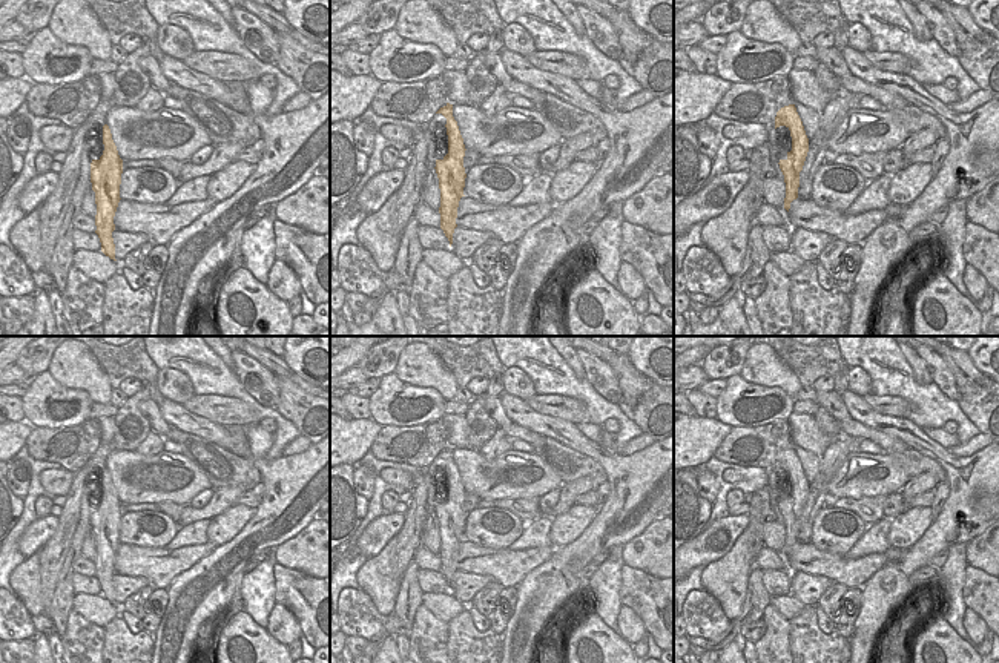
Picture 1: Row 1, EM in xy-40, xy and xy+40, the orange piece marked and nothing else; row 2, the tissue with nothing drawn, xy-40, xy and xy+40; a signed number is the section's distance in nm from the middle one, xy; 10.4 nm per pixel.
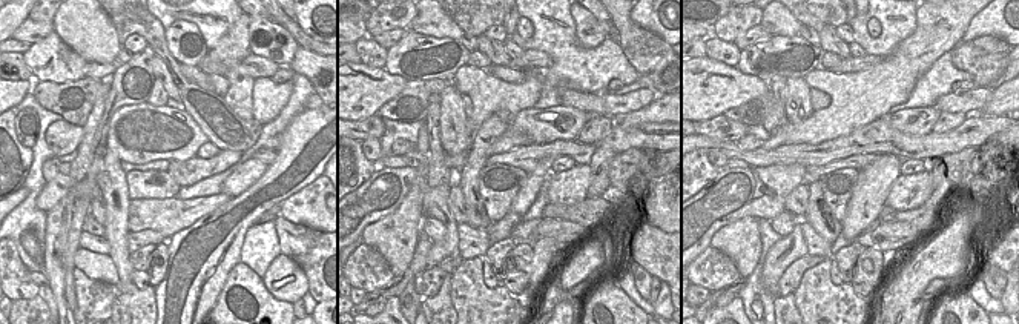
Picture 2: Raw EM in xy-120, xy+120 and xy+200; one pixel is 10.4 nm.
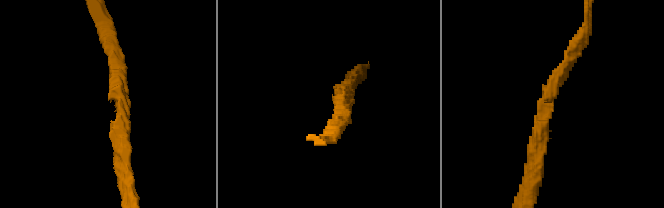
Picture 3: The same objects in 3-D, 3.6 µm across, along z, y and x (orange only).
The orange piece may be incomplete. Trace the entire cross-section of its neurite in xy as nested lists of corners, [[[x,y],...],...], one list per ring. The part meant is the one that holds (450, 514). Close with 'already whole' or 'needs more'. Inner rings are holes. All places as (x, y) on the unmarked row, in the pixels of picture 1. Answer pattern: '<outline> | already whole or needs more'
[[[447,447],[436,457],[442,457],[447,462],[447,479],[448,479],[448,497],[442,503],[436,503],[436,517],[439,522],[440,533],[440,572],[450,585],[450,591],[453,588],[453,577],[457,571],[457,551],[459,545],[463,539],[465,531],[465,488],[460,479],[457,465],[453,460],[453,448]]] | already whole

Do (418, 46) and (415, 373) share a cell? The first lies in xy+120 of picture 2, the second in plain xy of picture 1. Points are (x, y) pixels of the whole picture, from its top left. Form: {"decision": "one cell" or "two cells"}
{"decision": "two cells"}

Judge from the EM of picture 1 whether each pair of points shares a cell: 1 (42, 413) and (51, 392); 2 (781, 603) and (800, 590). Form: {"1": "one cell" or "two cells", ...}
{"1": "one cell", "2": "two cells"}

